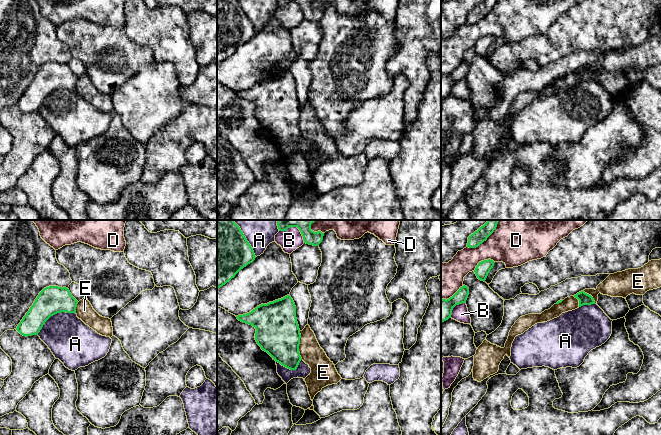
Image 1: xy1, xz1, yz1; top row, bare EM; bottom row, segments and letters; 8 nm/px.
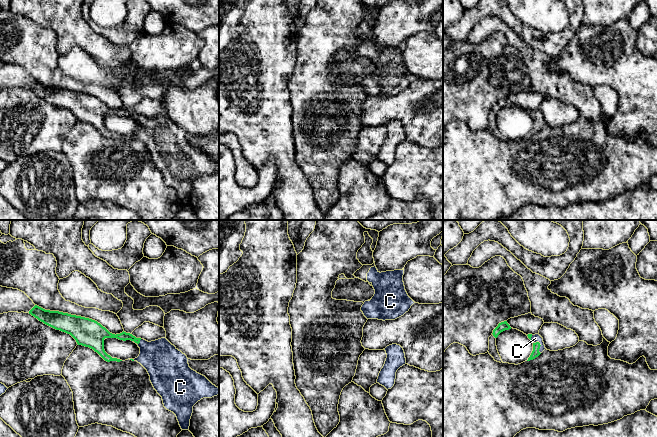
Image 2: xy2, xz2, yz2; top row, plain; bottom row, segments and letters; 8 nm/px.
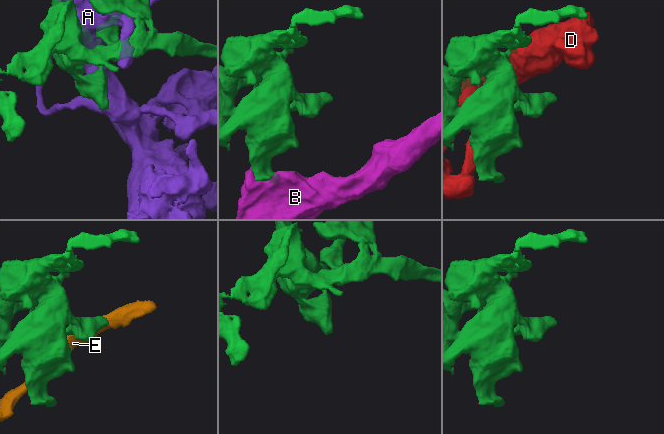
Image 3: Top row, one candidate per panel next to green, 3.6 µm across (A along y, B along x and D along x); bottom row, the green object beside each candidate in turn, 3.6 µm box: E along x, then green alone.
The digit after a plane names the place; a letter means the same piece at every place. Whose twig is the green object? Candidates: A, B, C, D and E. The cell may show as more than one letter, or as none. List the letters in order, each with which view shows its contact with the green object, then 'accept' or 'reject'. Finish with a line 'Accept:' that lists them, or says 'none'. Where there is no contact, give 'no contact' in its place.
A: meets green in xy1; reject
B: meets green in xz1; reject
C: meets green in yz2; accept
D: meets green in yz1; reject
E: meets green in xz1; reject
Accept: C

